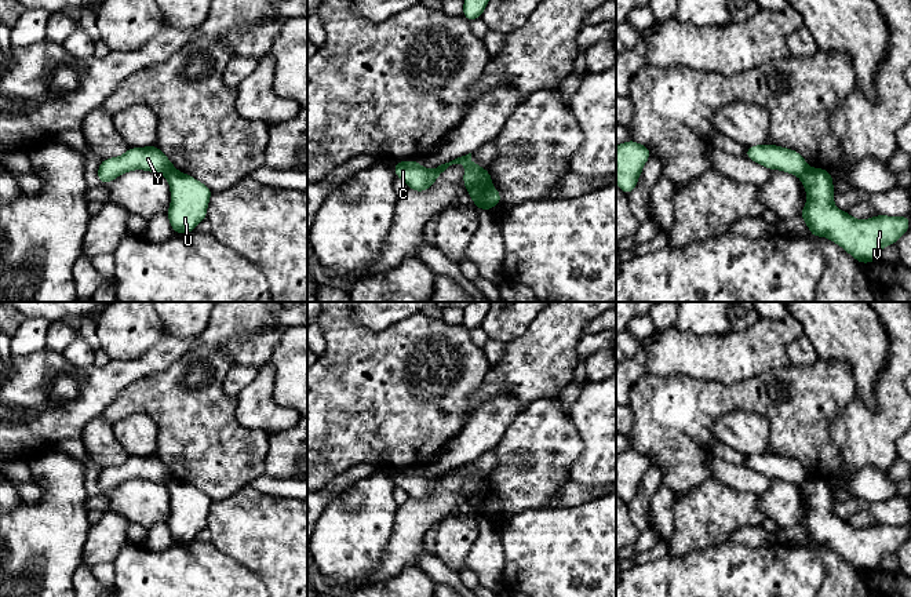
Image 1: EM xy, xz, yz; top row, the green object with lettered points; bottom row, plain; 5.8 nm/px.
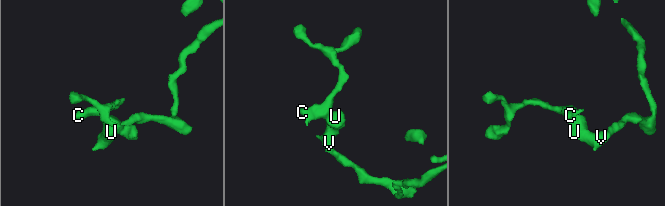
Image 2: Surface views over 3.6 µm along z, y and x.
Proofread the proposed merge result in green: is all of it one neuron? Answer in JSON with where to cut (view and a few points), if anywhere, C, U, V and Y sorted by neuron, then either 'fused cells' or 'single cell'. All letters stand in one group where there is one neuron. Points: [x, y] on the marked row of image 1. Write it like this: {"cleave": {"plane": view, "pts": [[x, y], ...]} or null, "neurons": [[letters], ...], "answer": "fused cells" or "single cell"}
{"cleave": {"plane": "xz", "pts": [[487, 170], [467, 189]]}, "neurons": [["C", "Y"], ["U", "V"]], "answer": "fused cells"}

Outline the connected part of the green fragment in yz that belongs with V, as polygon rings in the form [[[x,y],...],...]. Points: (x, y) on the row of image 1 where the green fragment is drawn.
[[[808,167],[801,175],[806,190],[806,205],[801,211],[812,237],[824,236],[841,245],[860,263],[881,259],[885,245],[896,244],[910,229],[910,218],[878,214],[870,219],[854,219],[834,205],[832,174]]]

